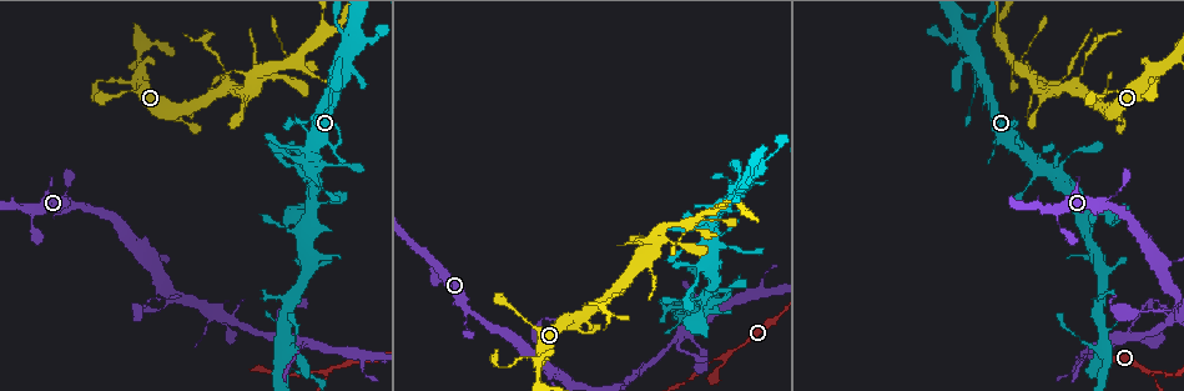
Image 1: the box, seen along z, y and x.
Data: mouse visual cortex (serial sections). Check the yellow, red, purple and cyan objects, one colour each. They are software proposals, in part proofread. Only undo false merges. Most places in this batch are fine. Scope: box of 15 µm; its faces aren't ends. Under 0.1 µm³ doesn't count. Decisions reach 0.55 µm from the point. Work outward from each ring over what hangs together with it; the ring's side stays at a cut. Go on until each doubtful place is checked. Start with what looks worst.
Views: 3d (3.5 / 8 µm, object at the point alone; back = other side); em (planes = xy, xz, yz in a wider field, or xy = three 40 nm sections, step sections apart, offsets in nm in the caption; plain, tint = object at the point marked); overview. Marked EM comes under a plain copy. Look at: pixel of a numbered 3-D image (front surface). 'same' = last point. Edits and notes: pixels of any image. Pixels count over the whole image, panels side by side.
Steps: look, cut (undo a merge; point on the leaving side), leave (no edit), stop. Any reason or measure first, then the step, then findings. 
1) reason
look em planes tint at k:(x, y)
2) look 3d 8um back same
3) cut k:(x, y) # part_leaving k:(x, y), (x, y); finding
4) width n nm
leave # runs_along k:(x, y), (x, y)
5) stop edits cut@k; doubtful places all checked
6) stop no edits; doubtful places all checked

side arm on a straight run
look 3d 3.5um at 1:(722, 357)

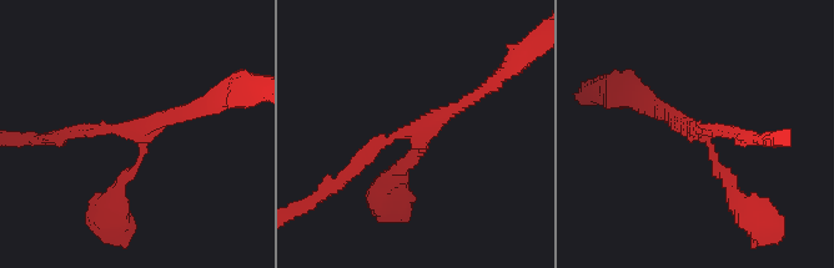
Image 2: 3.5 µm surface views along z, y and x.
arms 3; arm_widths 150, 150, 200 nm; shape alone is not enough
look em xy step 2 tint at 2:(691, 127)

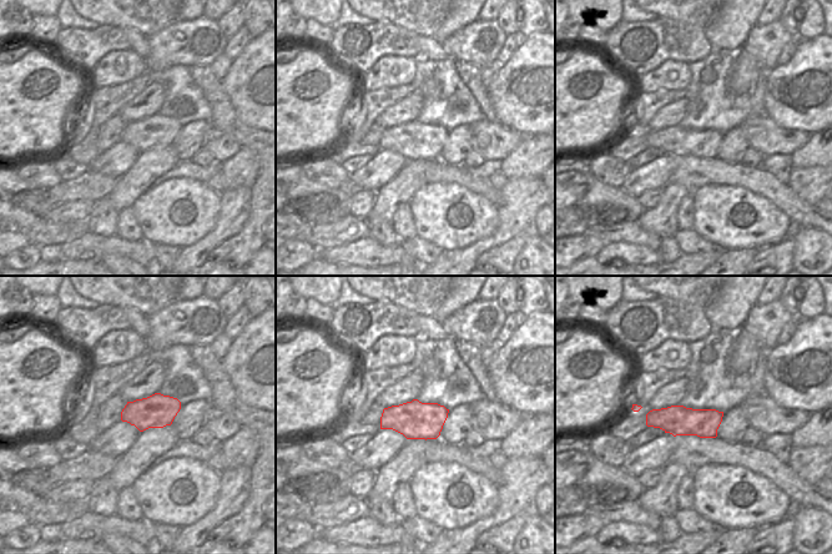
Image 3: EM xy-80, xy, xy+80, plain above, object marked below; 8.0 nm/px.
look em xy step 1 tint same

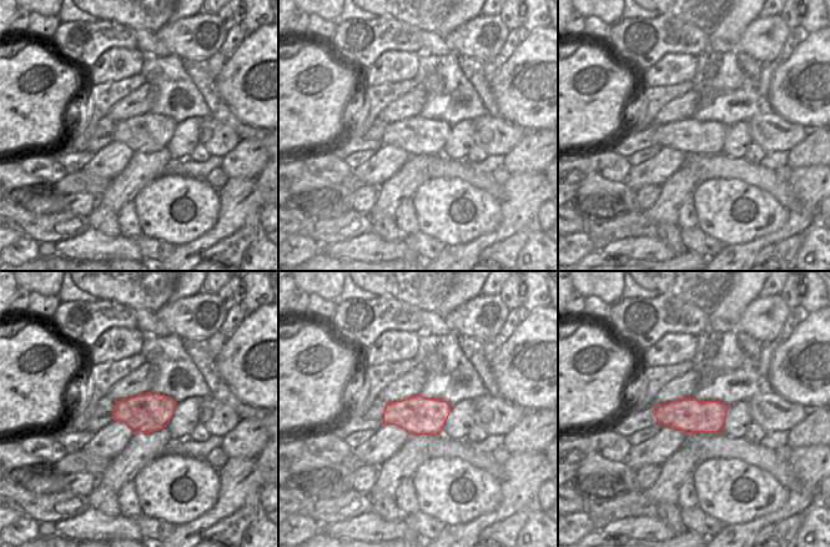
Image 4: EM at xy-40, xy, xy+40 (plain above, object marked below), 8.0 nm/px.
leave # runs_along 2:(488, 84), (427, 126), (381, 142), (351, 171); all the same cell

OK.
look 3d 3.5um at 1:(164, 306)

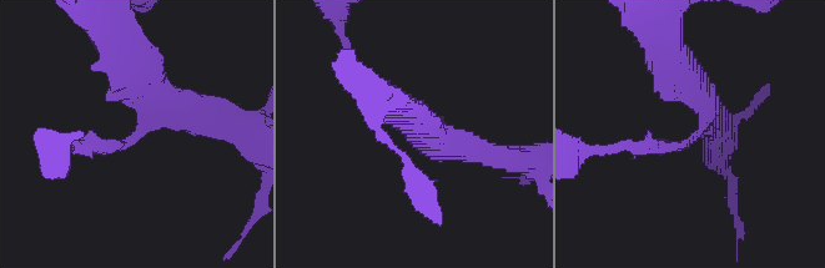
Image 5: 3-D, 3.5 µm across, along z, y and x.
arm_widths 200, 450 nm
look em xy step 5 tint at 5:(695, 135)

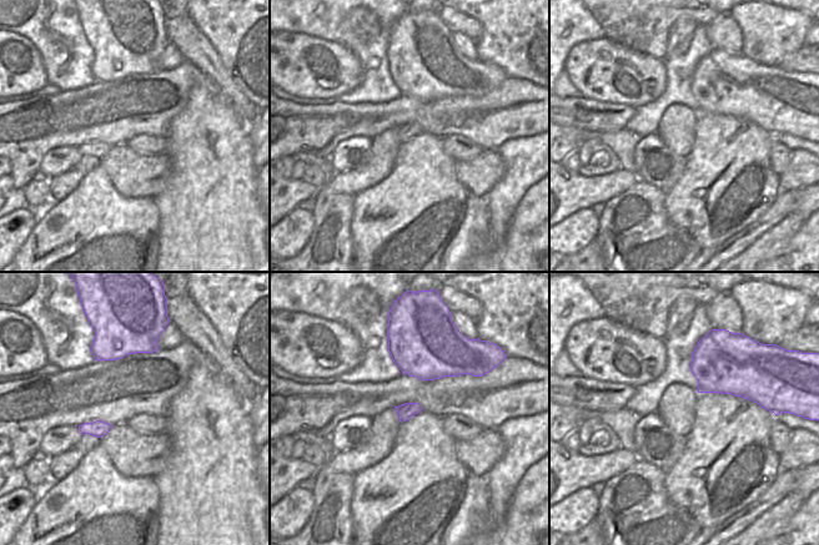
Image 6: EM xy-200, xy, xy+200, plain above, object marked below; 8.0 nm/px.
look em xy step 1 tint same

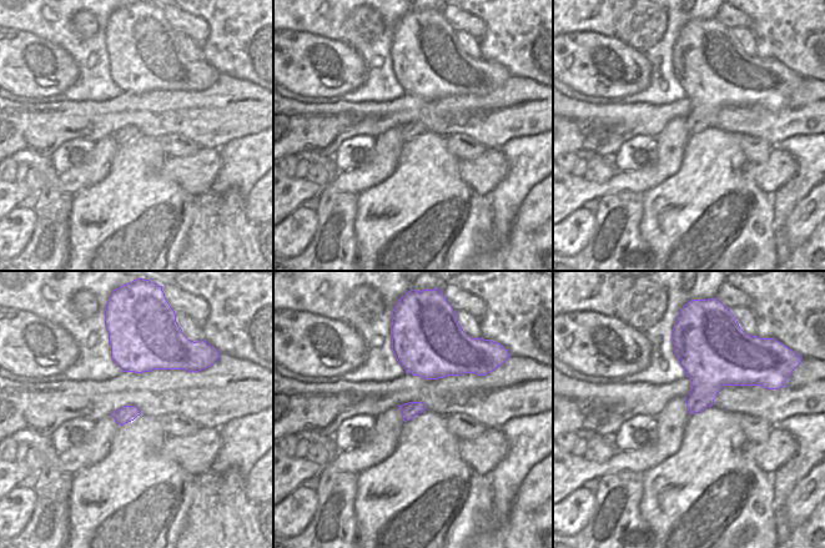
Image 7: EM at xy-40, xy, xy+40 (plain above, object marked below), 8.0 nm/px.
leave # continuous, no second cell

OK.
look 3d 3.5um at 1:(322, 37)

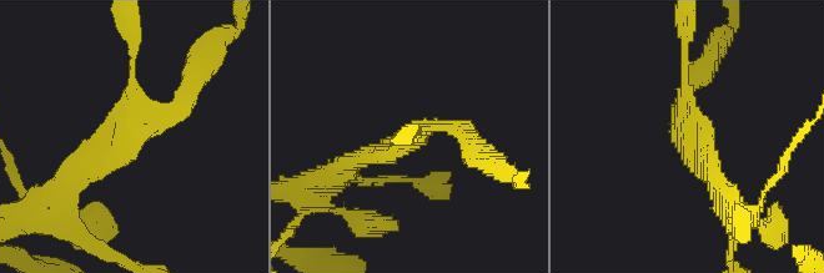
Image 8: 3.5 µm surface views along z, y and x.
now the EM
look em xy step 5 tint at 8:(687, 130)

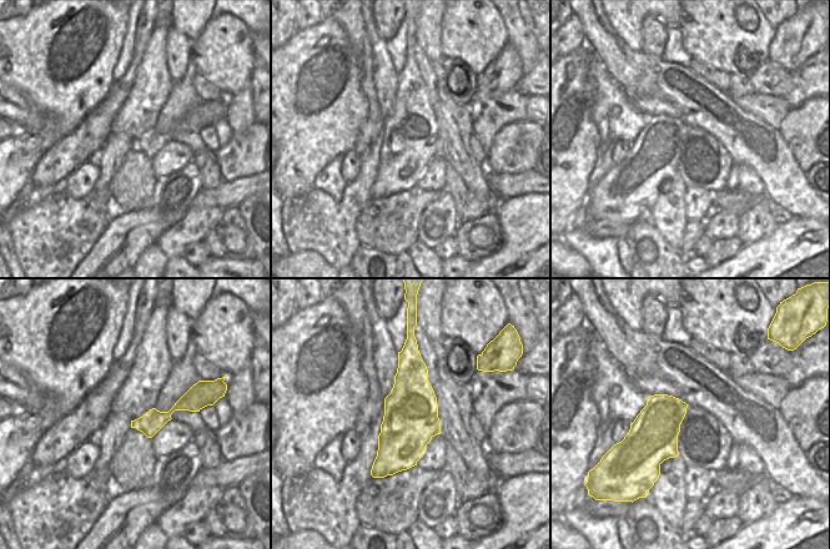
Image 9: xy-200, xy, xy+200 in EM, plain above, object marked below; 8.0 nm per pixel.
width 440 nm
leave # runs_along 8:(73, 178), (172, 110), (191, 80); all the same cell

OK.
stop no edits; doubtful places all checked

